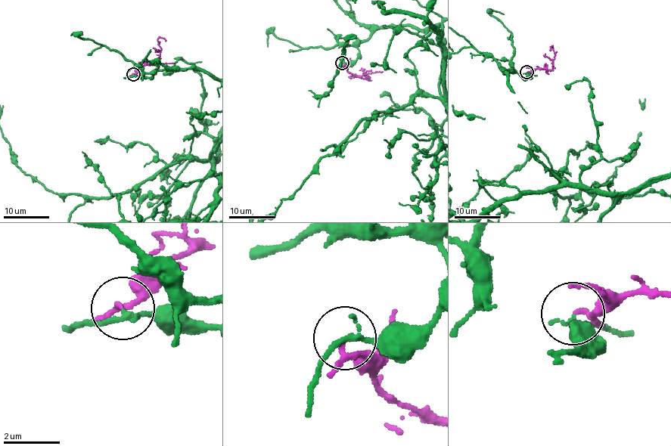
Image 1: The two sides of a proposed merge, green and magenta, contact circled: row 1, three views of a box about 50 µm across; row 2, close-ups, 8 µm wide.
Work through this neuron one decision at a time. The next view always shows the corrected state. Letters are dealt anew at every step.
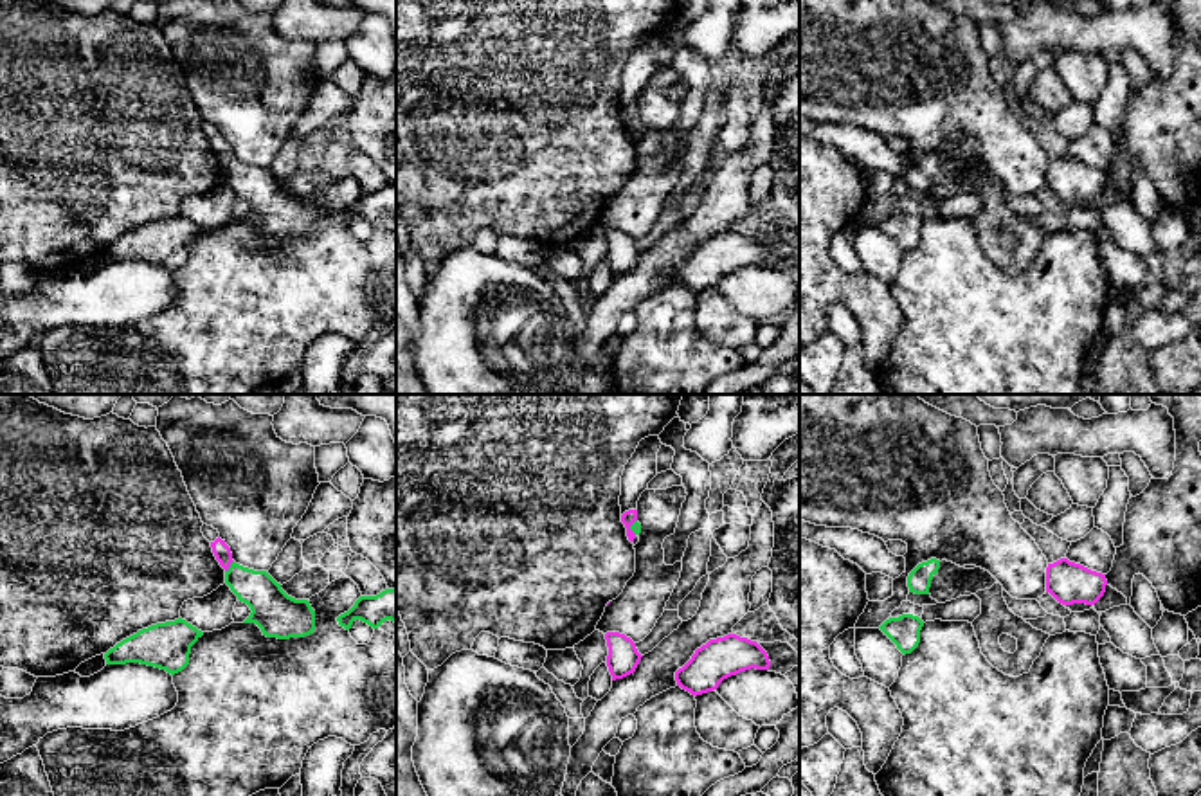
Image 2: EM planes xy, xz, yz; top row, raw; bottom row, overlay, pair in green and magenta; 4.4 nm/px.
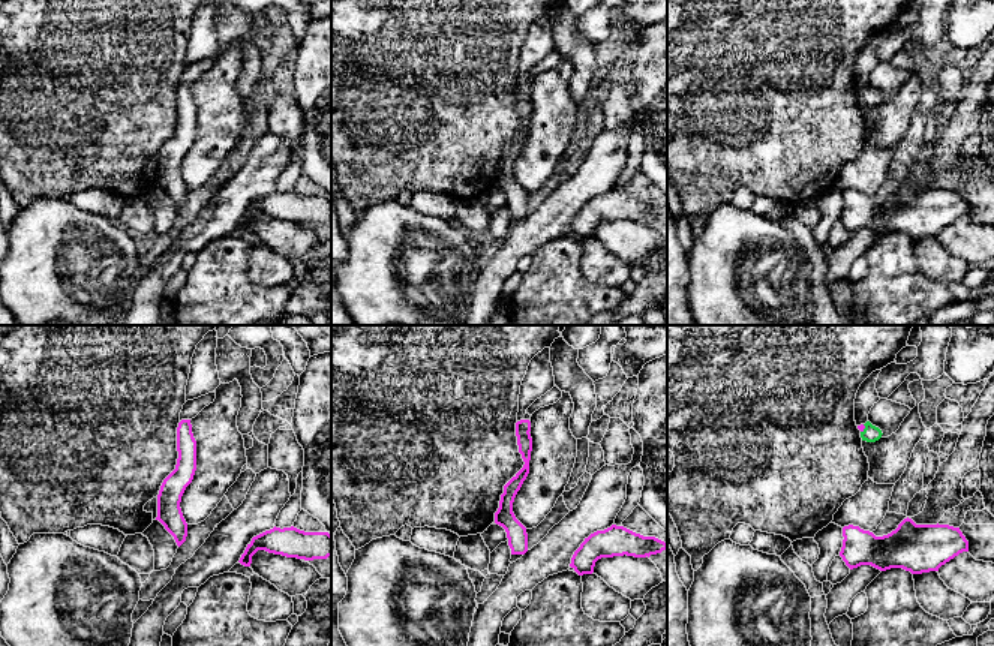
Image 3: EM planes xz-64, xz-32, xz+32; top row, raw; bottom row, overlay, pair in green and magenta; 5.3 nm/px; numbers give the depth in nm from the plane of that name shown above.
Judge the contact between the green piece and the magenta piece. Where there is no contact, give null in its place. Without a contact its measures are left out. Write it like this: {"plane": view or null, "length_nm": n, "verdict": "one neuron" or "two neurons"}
{"plane": "xy", "length_nm": 70, "verdict": "one neuron"}

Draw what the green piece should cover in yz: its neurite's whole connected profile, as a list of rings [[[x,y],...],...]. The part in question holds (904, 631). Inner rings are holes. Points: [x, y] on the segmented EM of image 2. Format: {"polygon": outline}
{"polygon": [[[913,614],[886,620],[879,629],[897,645],[906,656],[911,654],[920,643],[920,630],[924,621]]]}

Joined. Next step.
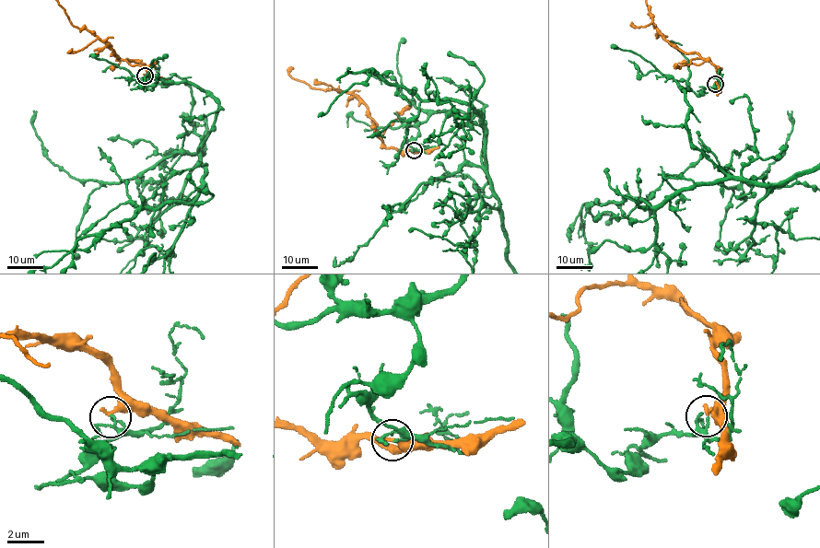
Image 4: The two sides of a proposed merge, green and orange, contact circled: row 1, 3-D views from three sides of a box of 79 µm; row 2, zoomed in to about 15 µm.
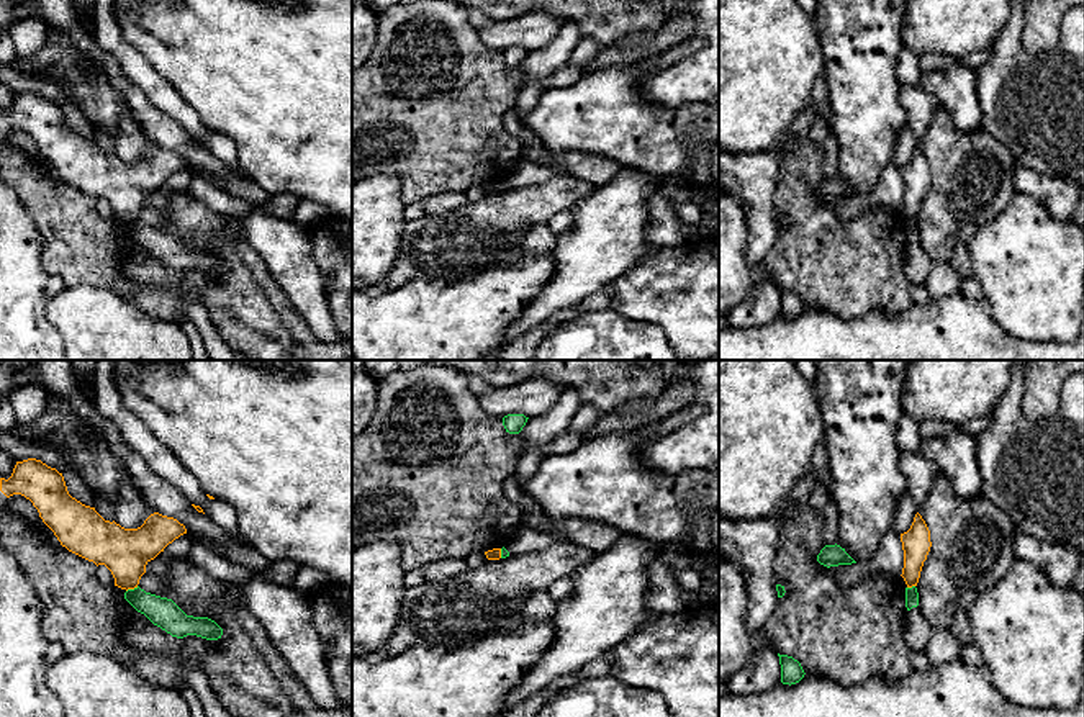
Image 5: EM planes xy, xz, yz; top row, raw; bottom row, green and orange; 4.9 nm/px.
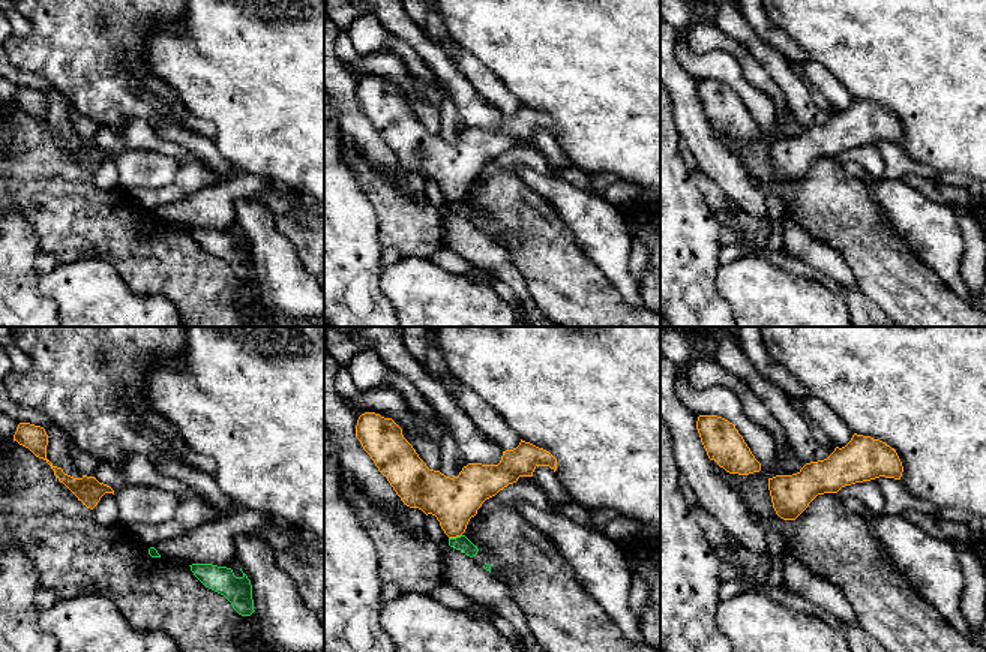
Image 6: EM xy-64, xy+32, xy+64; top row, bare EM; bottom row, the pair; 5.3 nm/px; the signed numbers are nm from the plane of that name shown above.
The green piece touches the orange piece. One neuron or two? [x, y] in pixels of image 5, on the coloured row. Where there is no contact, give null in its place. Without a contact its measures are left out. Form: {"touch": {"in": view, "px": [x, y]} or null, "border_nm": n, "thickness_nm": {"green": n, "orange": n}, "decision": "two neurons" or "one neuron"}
{"touch": {"in": "xy", "px": [131, 590]}, "border_nm": 70, "thickness_nm": {"green": 150, "orange": 240}, "decision": "two neurons"}

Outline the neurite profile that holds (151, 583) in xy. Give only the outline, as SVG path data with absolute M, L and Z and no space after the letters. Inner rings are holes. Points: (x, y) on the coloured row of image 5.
M146 571L141 576L138 586L144 589L146 593L151 593L160 598L167 598L167 599L175 598L175 591L172 589L172 586L165 581L162 575L154 575Z

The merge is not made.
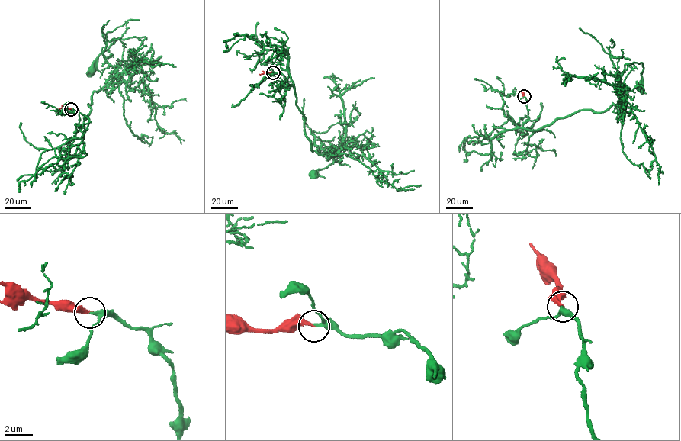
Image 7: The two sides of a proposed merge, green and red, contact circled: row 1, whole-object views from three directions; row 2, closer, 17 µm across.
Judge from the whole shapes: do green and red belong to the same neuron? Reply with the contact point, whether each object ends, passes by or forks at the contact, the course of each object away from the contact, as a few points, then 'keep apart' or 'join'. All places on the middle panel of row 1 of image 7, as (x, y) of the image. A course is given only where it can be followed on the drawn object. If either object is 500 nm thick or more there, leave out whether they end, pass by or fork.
at (273, 72); green passes by; red ends there; green runs (273, 72), (290, 78), (313, 151), (326, 155), (345, 140), (354, 140), (327, 167), (313, 174); red runs (273, 72), (259, 74); join

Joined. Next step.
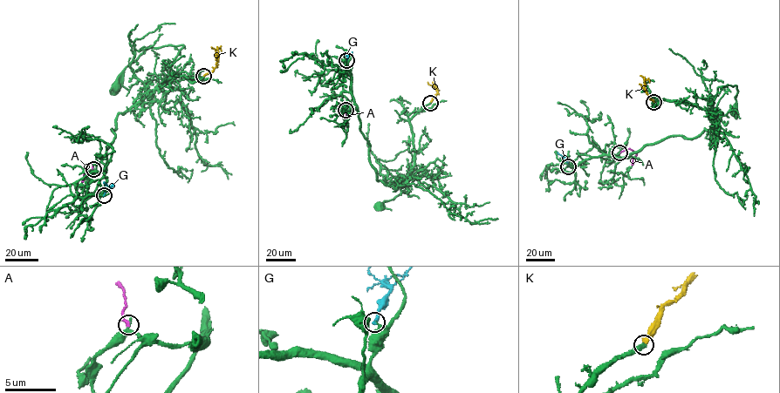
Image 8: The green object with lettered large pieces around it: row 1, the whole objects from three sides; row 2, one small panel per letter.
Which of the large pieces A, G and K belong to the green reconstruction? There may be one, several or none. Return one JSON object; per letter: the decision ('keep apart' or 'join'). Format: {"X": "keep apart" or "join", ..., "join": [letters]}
{"A": "keep apart", "G": "keep apart", "K": "join", "join": ["K"]}

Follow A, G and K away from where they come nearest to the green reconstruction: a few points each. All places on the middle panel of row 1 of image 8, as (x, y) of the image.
A: (345, 110), (344, 129), (342, 128)
G: (346, 60), (349, 56), (341, 47)
K: (430, 103), (437, 92), (433, 86), (439, 90)

